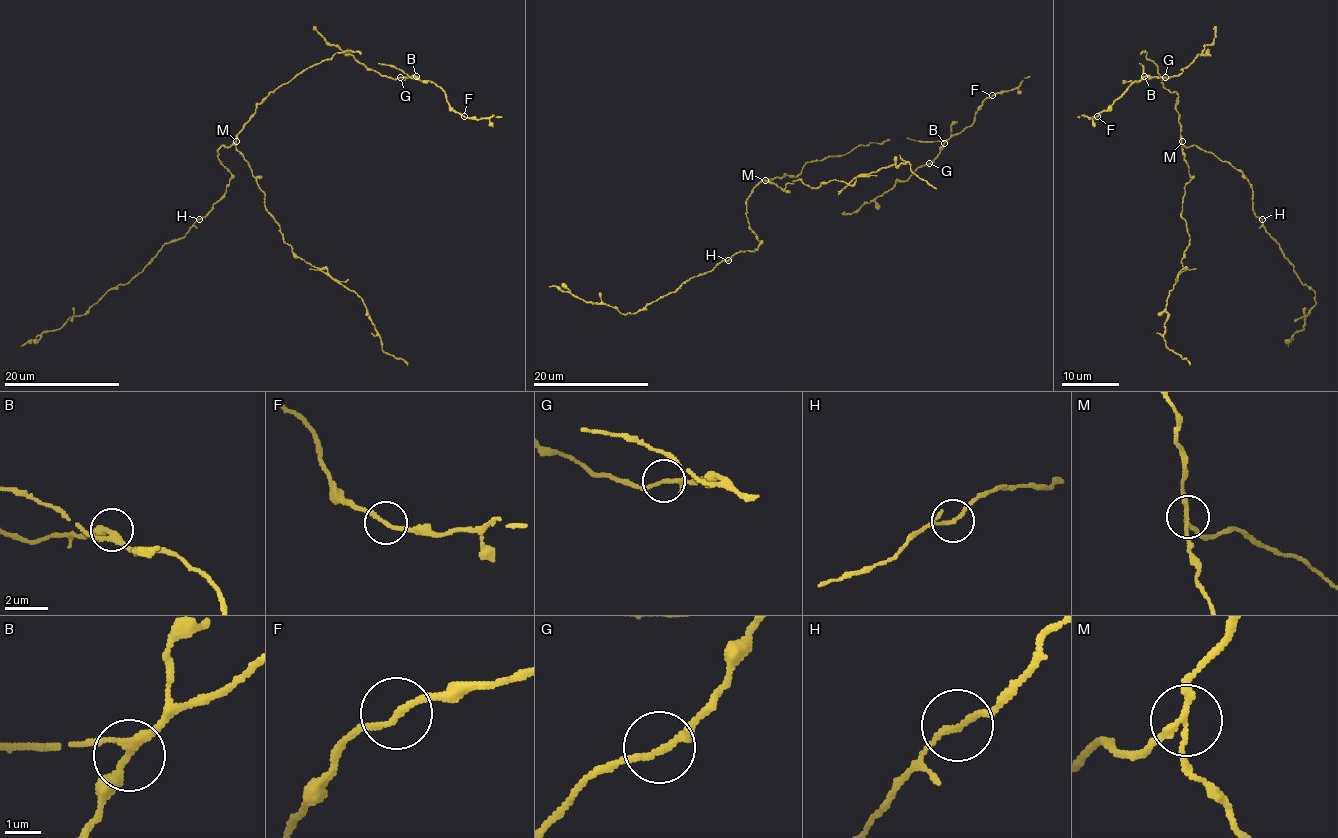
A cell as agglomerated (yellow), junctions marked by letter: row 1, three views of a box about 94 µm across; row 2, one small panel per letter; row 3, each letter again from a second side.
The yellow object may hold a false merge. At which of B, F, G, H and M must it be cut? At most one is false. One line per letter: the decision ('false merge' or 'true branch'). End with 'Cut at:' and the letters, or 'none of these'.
B: true branch
F: true branch
G: true branch
H: true branch
M: false merge
Cut at: M

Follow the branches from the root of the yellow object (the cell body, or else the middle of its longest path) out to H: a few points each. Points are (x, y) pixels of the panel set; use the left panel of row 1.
H: (233, 143), (223, 145), (217, 155), (231, 174), (226, 192), (200, 218)

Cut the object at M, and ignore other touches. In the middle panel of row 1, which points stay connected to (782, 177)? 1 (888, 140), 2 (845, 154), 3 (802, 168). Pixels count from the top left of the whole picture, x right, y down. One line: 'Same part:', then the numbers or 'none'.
Same part: 1, 2, 3

